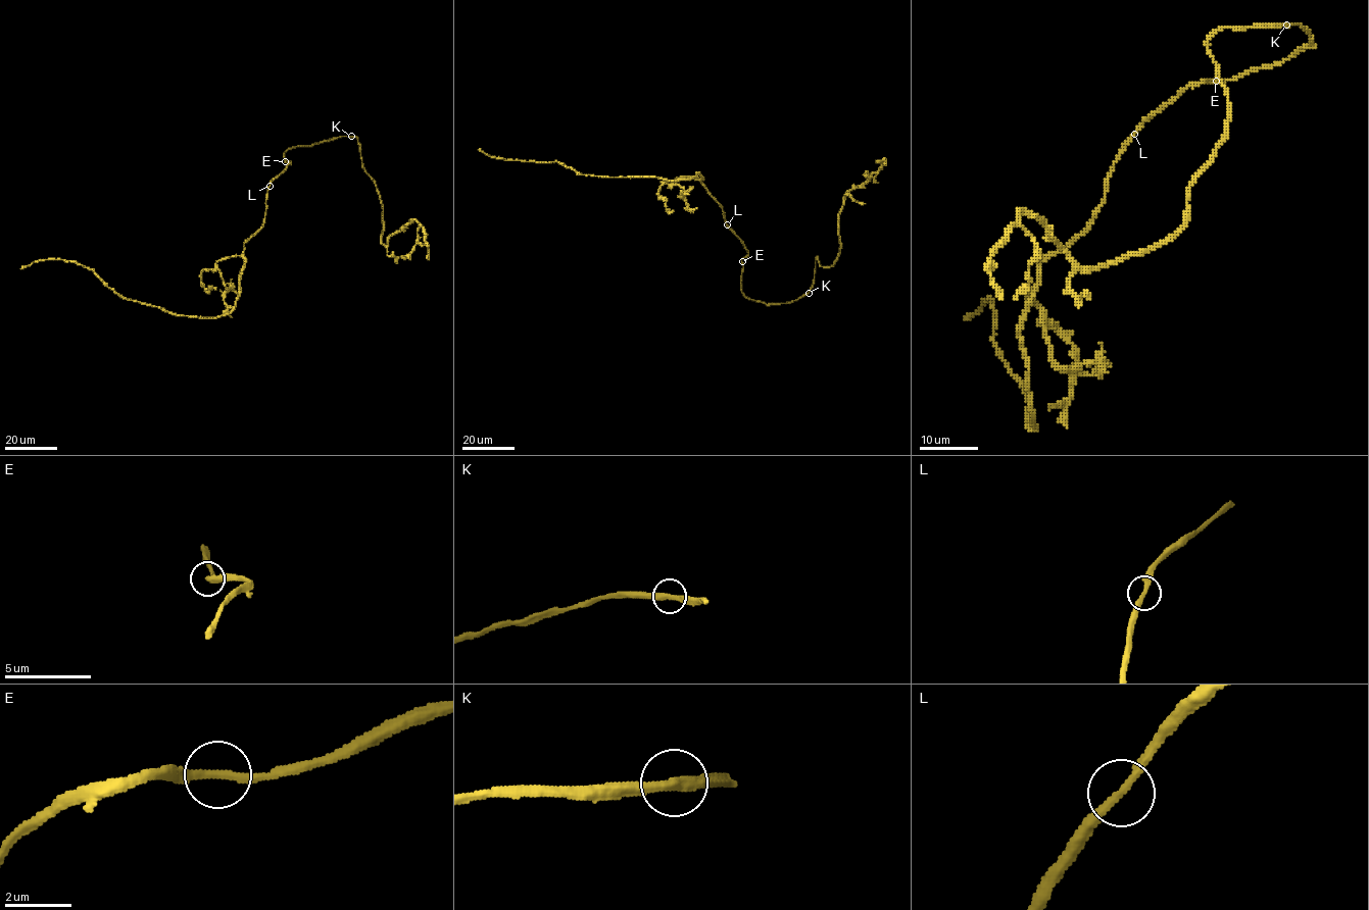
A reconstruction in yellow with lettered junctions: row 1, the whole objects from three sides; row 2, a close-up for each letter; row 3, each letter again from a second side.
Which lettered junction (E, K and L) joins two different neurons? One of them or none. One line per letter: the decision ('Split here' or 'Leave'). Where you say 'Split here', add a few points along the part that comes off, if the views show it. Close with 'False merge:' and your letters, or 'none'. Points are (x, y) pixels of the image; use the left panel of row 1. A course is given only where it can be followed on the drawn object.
E: Leave
K: Leave
L: Leave
False merge: none

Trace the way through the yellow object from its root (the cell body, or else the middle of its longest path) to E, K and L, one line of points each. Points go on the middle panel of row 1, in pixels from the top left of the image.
E: (743, 243), (748, 254), (742, 261)
K: (743, 243), (748, 252), (742, 259), (741, 281), (746, 297), (778, 304), (809, 292)
L: (743, 243), (727, 224)

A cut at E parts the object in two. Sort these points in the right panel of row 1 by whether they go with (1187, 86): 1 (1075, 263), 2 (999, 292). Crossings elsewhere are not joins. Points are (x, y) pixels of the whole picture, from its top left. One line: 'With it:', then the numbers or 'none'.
With it: none

